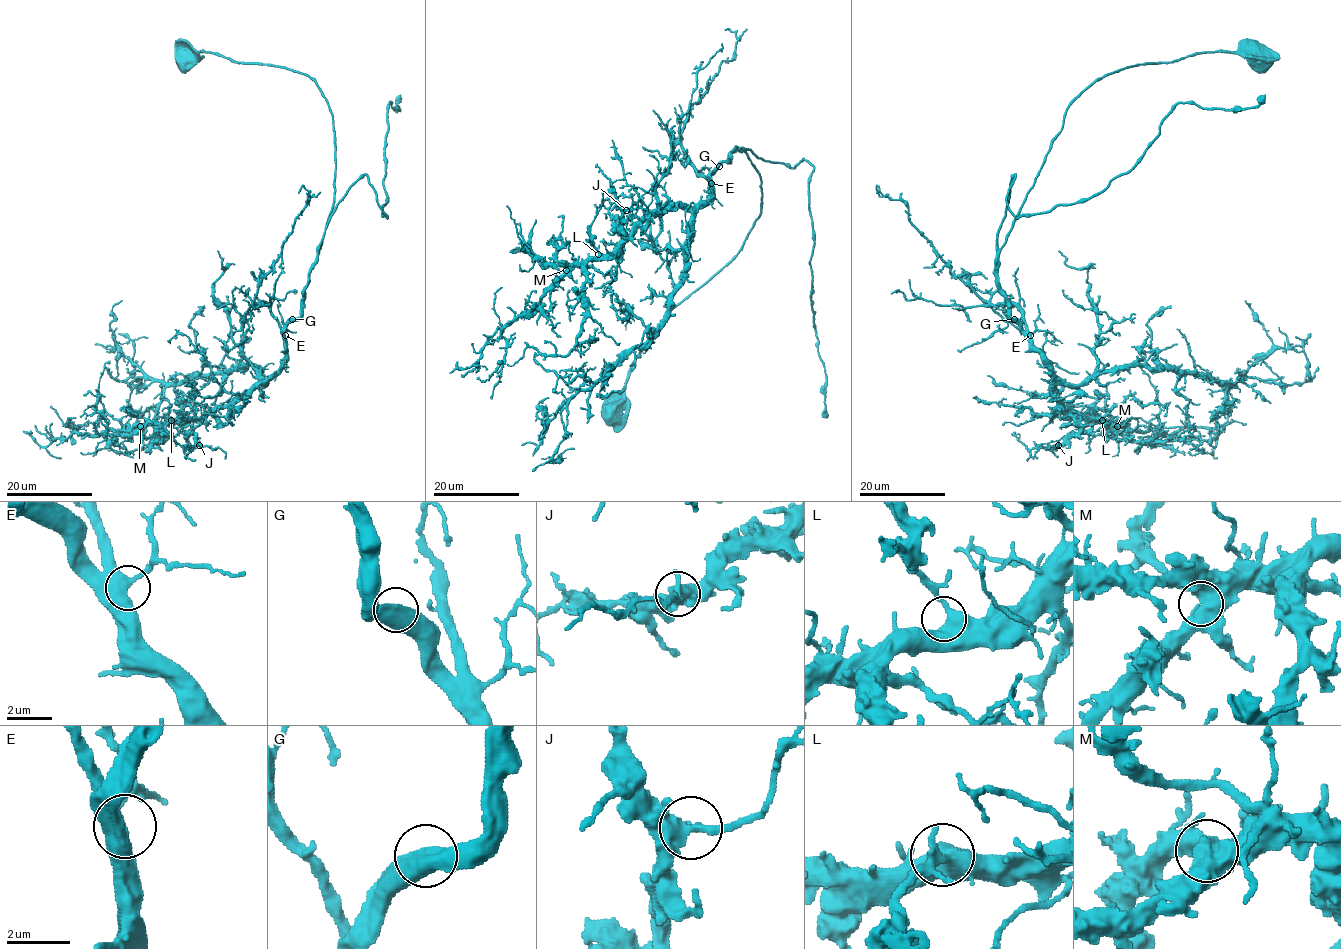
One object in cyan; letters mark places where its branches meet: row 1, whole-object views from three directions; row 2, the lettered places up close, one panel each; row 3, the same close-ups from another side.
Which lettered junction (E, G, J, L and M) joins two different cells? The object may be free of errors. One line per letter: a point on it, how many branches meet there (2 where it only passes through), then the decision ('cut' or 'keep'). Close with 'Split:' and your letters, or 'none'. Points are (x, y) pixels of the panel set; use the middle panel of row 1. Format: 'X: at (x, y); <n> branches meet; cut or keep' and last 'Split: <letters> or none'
E: at (711, 183); 2 branches meet; keep
G: at (719, 166); 2 branches meet; keep
J: at (626, 210); 2 branches meet; keep
L: at (598, 254); 2 branches meet; keep
M: at (566, 270); 2 branches meet; keep
Split: none

